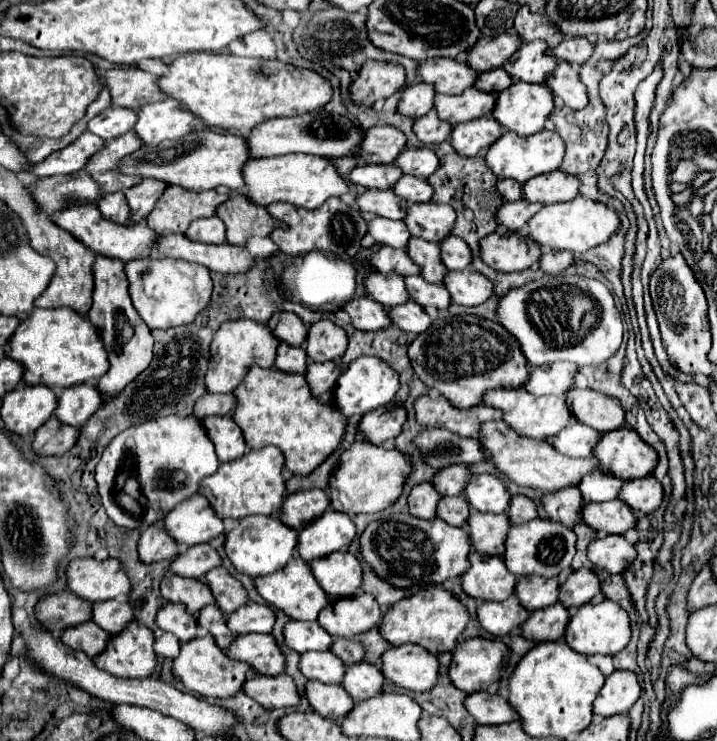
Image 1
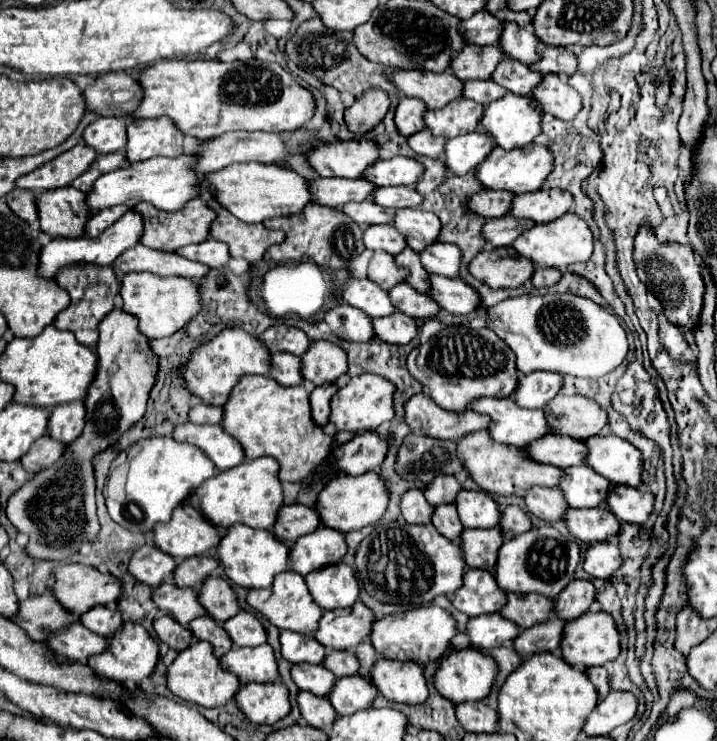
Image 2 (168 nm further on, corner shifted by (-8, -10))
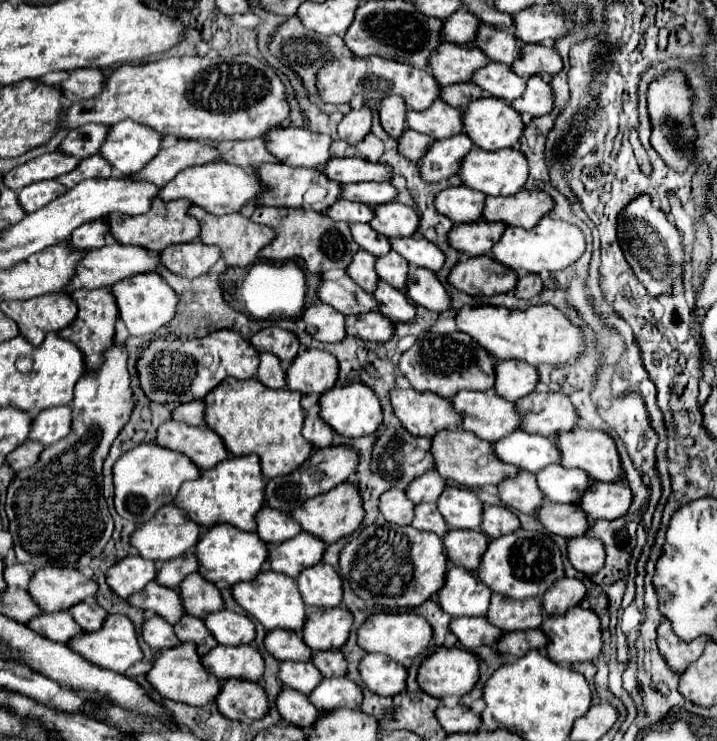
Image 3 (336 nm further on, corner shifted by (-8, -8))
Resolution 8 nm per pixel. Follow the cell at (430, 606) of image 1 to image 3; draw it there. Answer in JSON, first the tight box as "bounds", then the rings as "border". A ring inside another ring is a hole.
{"bounds":[358,613,434,665],"border":[[[376,613],[372,615],[358,631],[358,645],[366,653],[380,653],[388,655],[390,659],[408,665],[416,655],[422,655],[428,651],[428,645],[434,637],[432,625],[416,613]]]}

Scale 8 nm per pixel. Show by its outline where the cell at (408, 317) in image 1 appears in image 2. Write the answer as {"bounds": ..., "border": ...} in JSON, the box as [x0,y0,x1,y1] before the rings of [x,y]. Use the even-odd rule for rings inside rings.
{"bounds":[372,313,418,345],"border":[[[392,313],[388,317],[372,319],[372,327],[374,327],[374,335],[380,341],[392,345],[406,345],[418,335],[416,321],[412,317],[406,317],[404,313]]]}

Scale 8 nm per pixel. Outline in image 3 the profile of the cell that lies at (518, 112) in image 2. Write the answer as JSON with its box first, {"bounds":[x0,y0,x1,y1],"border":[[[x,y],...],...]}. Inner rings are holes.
{"bounds":[462,95,526,151],"border":[[[492,95],[468,103],[462,119],[464,131],[470,135],[474,145],[486,151],[514,147],[526,129],[522,115],[504,99]]]}

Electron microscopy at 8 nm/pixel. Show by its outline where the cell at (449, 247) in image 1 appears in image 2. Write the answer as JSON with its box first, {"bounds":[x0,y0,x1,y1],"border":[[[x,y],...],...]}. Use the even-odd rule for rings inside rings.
{"bounds":[420,243,460,277],"border":[[[432,243],[420,253],[420,261],[428,273],[436,273],[444,277],[458,277],[460,249],[450,243]]]}

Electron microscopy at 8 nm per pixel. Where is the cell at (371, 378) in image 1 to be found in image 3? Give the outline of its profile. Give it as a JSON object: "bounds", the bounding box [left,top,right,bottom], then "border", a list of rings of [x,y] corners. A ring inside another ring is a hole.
{"bounds":[320,383,382,437],"border":[[[350,383],[350,385],[336,385],[320,395],[320,417],[342,437],[362,437],[374,433],[382,423],[382,409],[376,393],[368,389],[368,385]]]}

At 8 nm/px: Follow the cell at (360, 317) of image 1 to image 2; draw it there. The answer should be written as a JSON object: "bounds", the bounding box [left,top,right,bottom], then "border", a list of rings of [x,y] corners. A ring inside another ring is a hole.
{"bounds":[324,303,372,341],"border":[[[346,303],[330,307],[324,321],[330,325],[332,333],[344,341],[368,341],[372,339],[372,319]]]}

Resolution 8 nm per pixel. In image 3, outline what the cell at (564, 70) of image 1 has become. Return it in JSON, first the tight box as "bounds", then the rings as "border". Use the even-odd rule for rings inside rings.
{"bounds":[512,75,554,117],"border":[[[540,75],[530,77],[526,91],[520,99],[512,103],[512,107],[520,113],[530,113],[534,117],[548,115],[554,109],[554,99],[552,99],[552,85],[544,81]]]}

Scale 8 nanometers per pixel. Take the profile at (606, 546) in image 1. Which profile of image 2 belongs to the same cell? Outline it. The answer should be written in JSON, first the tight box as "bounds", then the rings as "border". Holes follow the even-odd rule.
{"bounds":[584,539,620,579],"border":[[[606,539],[600,543],[592,543],[584,557],[584,571],[590,577],[610,579],[610,575],[620,567],[620,551],[614,539]]]}

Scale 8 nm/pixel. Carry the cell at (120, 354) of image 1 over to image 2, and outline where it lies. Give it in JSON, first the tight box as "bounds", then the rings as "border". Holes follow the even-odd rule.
{"bounds":[6,309,158,561],"border":[[[114,309],[100,323],[100,339],[96,345],[98,367],[84,397],[86,425],[72,443],[66,445],[62,457],[48,469],[28,479],[20,491],[8,499],[6,517],[18,533],[28,535],[26,555],[40,561],[66,561],[80,551],[82,543],[92,543],[100,533],[96,517],[96,479],[92,459],[114,445],[146,411],[148,393],[152,389],[158,359],[148,339],[136,331],[136,323]]]}

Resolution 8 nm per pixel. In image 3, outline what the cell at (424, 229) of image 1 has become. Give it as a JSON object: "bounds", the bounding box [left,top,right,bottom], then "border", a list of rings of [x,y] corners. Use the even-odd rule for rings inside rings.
{"bounds":[370,201,420,237],"border":[[[392,201],[374,209],[374,219],[370,225],[386,237],[412,237],[418,231],[420,217],[414,207]]]}

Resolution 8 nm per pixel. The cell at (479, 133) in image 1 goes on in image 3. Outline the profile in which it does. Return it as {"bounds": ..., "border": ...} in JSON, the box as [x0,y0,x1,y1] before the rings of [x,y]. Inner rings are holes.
{"bounds":[420,133,474,183],"border":[[[464,133],[436,141],[428,149],[420,165],[424,181],[436,183],[456,175],[456,169],[460,169],[462,157],[468,155],[470,149],[474,149],[474,145],[472,141],[468,141],[468,137],[464,137]]]}

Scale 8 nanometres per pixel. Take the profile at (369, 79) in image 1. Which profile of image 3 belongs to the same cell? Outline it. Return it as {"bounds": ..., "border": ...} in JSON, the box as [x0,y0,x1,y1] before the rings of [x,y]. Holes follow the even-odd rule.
{"bounds":[338,105,372,145],"border":[[[364,105],[362,109],[352,109],[344,115],[344,119],[338,123],[338,135],[348,145],[356,145],[362,141],[372,127],[372,109]]]}

